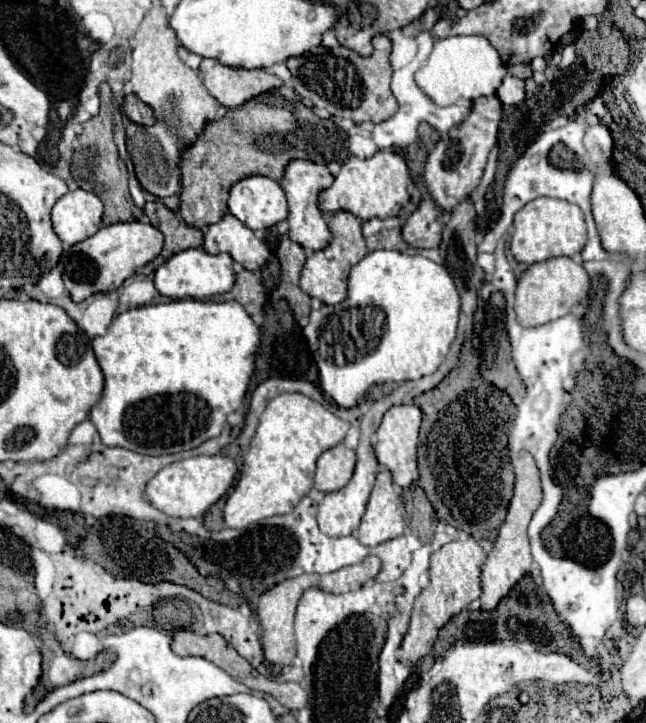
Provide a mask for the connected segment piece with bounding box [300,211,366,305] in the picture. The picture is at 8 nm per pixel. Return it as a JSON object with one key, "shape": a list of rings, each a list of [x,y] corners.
{"shape":[[[336,211],[328,215],[328,229],[332,233],[332,241],[326,249],[314,251],[302,269],[300,275],[300,289],[306,291],[310,297],[316,297],[328,305],[336,305],[346,297],[346,281],[350,267],[366,255],[366,243],[362,235],[362,221],[350,211]]]}

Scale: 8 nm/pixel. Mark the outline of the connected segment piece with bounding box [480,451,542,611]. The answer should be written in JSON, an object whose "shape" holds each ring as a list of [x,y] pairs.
{"shape":[[[518,451],[512,457],[514,473],[516,473],[516,485],[514,485],[514,497],[512,505],[508,507],[506,521],[502,523],[498,531],[498,539],[494,543],[494,549],[486,557],[486,563],[482,567],[482,595],[480,595],[480,605],[482,611],[494,611],[496,605],[500,603],[502,597],[508,595],[508,591],[530,571],[532,565],[532,555],[530,555],[530,541],[526,535],[528,523],[534,515],[534,511],[542,503],[542,483],[540,483],[540,471],[536,465],[536,459],[528,451]]]}

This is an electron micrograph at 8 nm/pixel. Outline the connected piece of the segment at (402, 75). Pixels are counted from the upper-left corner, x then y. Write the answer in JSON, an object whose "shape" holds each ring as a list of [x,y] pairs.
{"shape":[[[408,65],[402,67],[402,69],[394,69],[394,75],[392,75],[392,93],[394,97],[398,99],[398,113],[392,115],[390,119],[378,123],[378,125],[364,125],[362,131],[366,131],[366,135],[370,139],[374,139],[374,143],[380,147],[380,149],[392,149],[392,147],[408,147],[410,143],[416,141],[416,129],[418,129],[418,123],[426,121],[430,123],[434,129],[438,131],[448,131],[450,127],[462,123],[462,119],[468,115],[468,107],[462,105],[462,111],[460,111],[460,105],[450,105],[450,107],[436,107],[414,83],[414,73],[408,73]]]}

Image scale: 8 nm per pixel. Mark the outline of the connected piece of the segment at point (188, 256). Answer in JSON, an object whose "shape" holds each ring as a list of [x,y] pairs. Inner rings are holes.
{"shape":[[[200,247],[186,249],[186,251],[180,251],[180,253],[172,255],[164,265],[160,265],[156,269],[154,285],[156,285],[160,295],[170,297],[170,299],[186,299],[186,297],[204,299],[204,297],[212,297],[212,295],[226,293],[226,291],[232,289],[232,285],[234,285],[232,263],[234,263],[234,259],[228,253],[210,255]]]}

